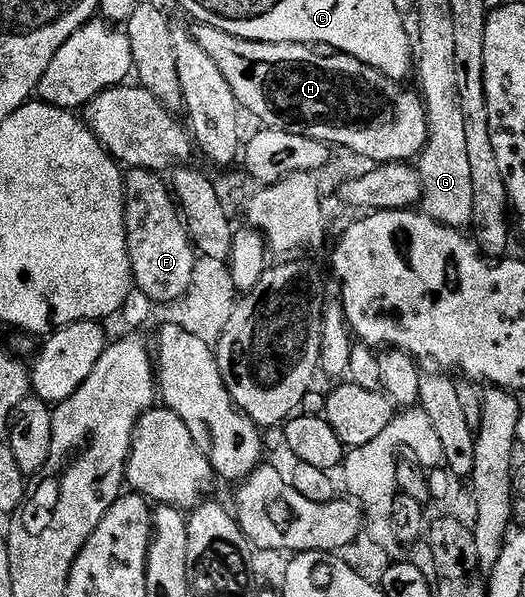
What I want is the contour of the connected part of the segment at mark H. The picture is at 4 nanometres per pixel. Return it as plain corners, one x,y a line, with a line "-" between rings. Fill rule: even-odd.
195,23
193,34
197,45
201,45
201,49
205,49
205,53
209,53
209,57
213,57
213,62
217,65
217,69
221,69
221,73
225,73
225,81
229,81
229,89
233,89
240,108
246,114
248,111
249,114
256,115
263,122
260,124
267,127
290,129
290,131
297,133
301,137
313,137
317,141
334,145
336,148
353,150
357,154
363,154
365,158
379,165
414,160
427,143
427,113
422,98
415,91
415,95
411,91
406,91
403,88
404,84
402,82
385,77
377,69
373,69
369,65
357,61
351,55
324,53
322,50
316,49
314,46
306,43
266,43
265,41
253,41
252,39
233,37
233,33
225,33
225,29
217,29
208,23

